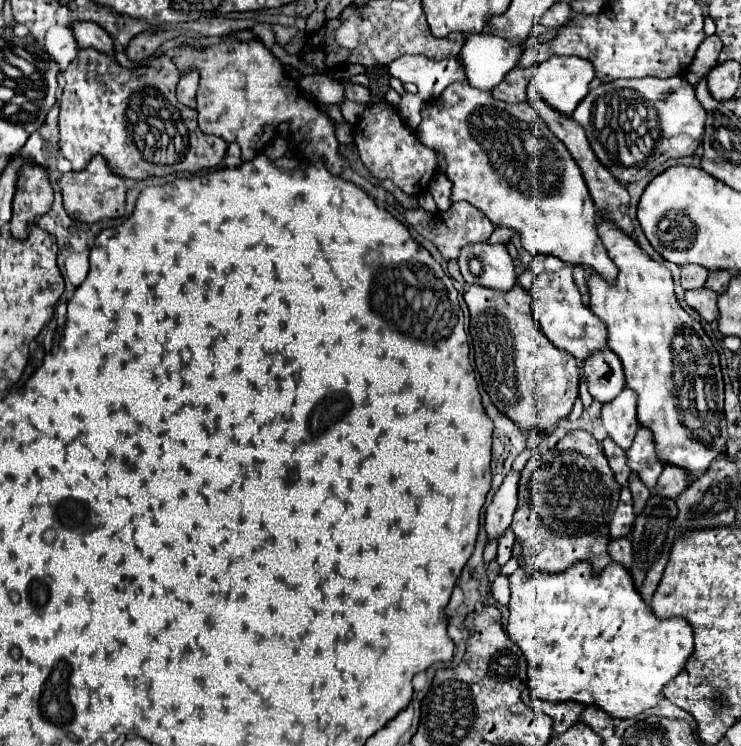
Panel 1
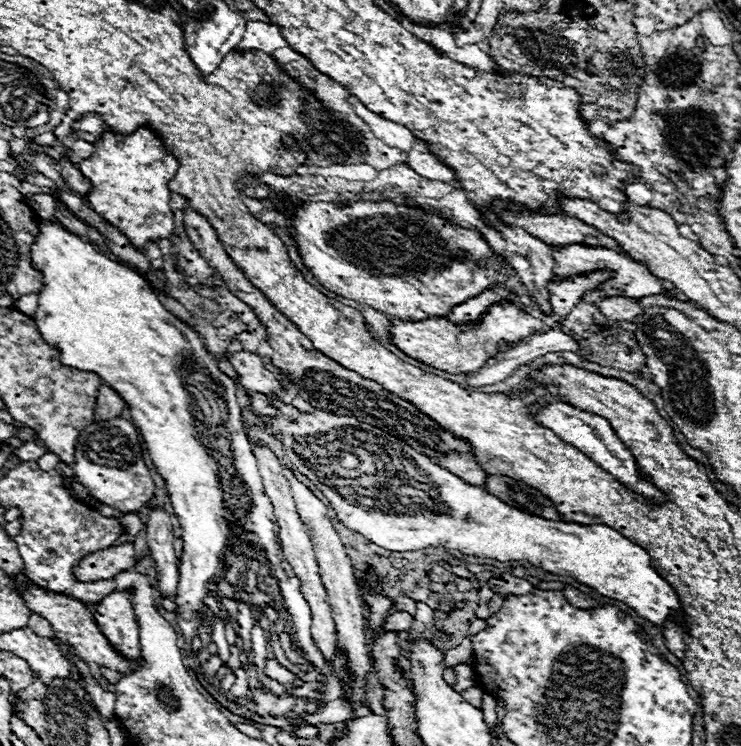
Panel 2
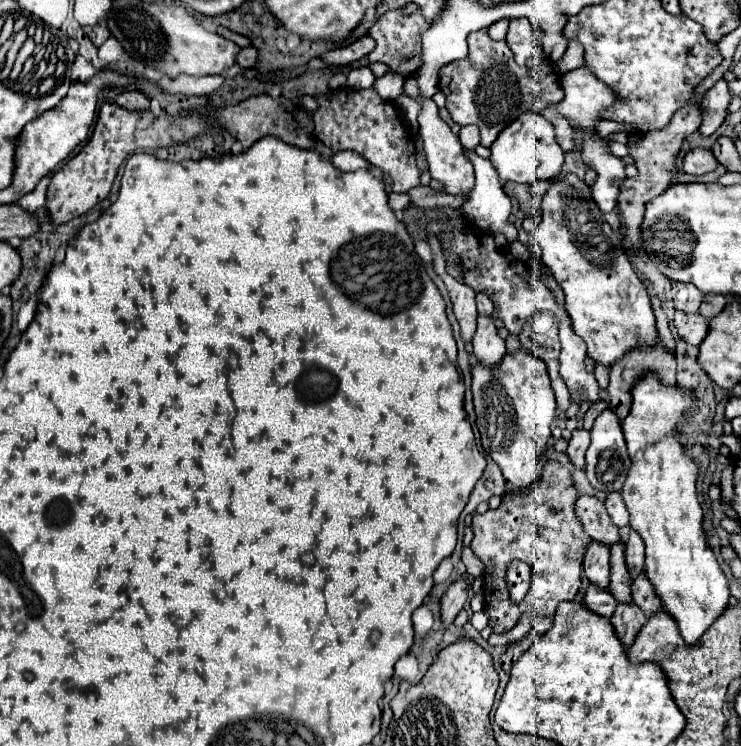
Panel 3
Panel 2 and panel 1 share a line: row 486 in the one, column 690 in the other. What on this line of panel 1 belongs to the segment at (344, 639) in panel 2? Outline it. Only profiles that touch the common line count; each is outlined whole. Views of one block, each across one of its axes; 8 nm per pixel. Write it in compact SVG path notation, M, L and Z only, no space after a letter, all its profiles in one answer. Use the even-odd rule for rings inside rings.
M700 288L700 290L688 290L684 294L684 300L690 308L694 308L706 322L714 322L718 318L718 306L716 306L716 300L718 300L718 294L712 292L712 290L706 290L706 288Z

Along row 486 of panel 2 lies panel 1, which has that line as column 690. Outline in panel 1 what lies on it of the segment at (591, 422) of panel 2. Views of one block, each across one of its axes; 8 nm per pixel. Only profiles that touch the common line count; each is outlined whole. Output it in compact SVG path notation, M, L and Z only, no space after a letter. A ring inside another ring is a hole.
M584 562L574 564L572 568L568 568L562 574L530 574L526 576L524 568L518 568L514 574L508 576L510 580L510 618L508 618L508 638L520 646L520 650L526 654L528 658L528 674L530 674L530 694L536 700L542 702L578 702L578 704L586 704L586 706L598 706L600 710L608 712L614 718L636 718L638 714L642 714L648 708L654 708L658 704L658 694L662 692L664 684L668 684L678 672L684 670L690 654L694 652L694 638L692 638L692 628L686 624L684 618L670 618L670 620L658 620L654 616L654 612L650 610L650 606L640 598L640 594L634 588L634 582L628 574L628 570L624 570L624 566L620 564L608 564L608 568L604 568L604 572L600 572L598 576L592 574L592 568Z

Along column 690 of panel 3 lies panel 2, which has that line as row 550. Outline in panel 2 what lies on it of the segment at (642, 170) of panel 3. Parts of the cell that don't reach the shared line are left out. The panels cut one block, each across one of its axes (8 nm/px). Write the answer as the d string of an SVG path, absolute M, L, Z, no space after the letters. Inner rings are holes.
M120 544L110 546L100 552L90 552L76 564L74 576L80 582L96 582L96 580L110 580L120 570L134 566L134 546L132 544Z

